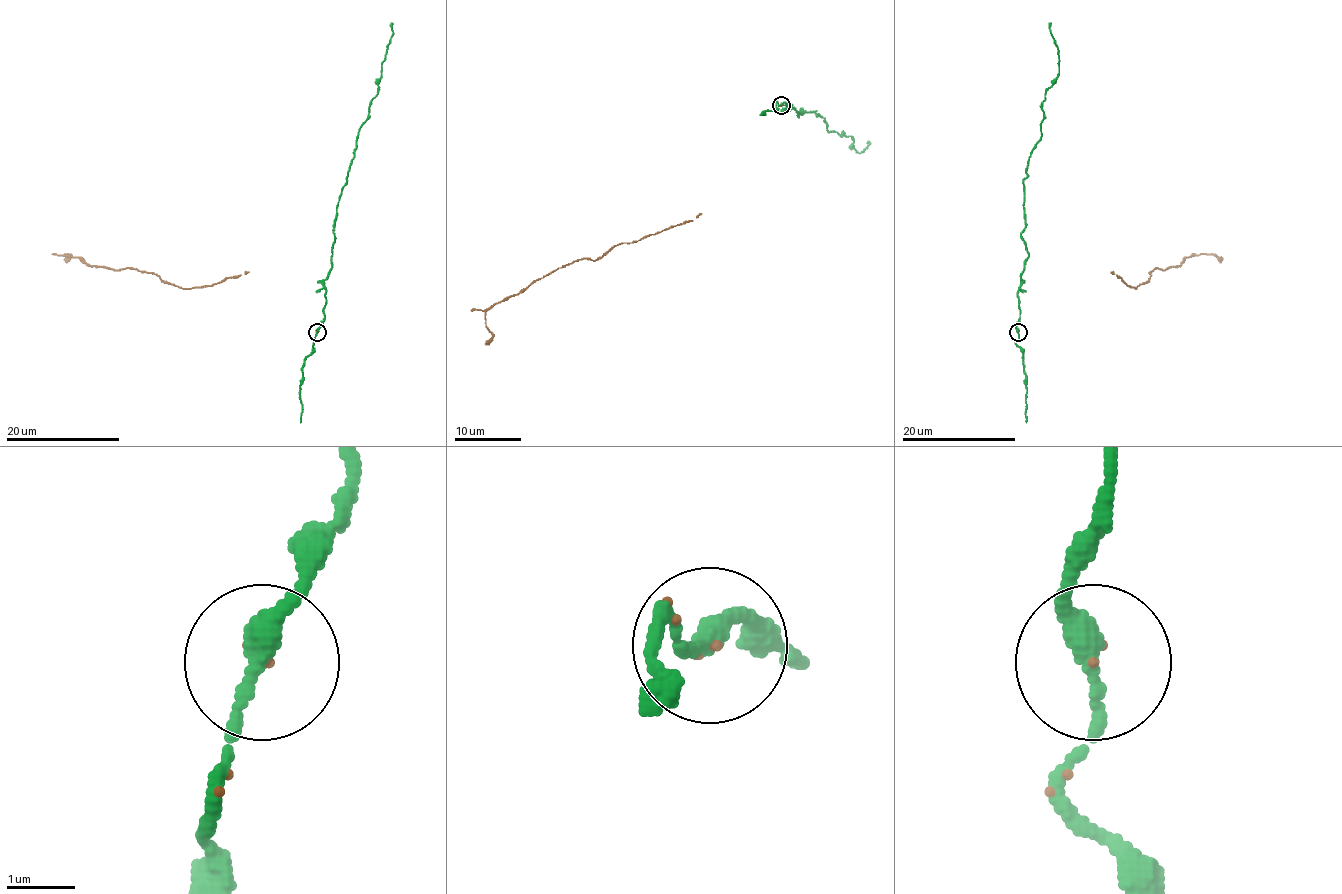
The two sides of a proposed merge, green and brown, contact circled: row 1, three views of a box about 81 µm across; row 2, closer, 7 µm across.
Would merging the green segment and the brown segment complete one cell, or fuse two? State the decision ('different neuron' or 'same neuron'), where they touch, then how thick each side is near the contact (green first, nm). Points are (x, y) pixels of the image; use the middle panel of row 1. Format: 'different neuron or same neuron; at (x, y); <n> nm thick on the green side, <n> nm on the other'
same neuron; at (781, 105); 280 nm thick on the green side, 50 nm on the other

